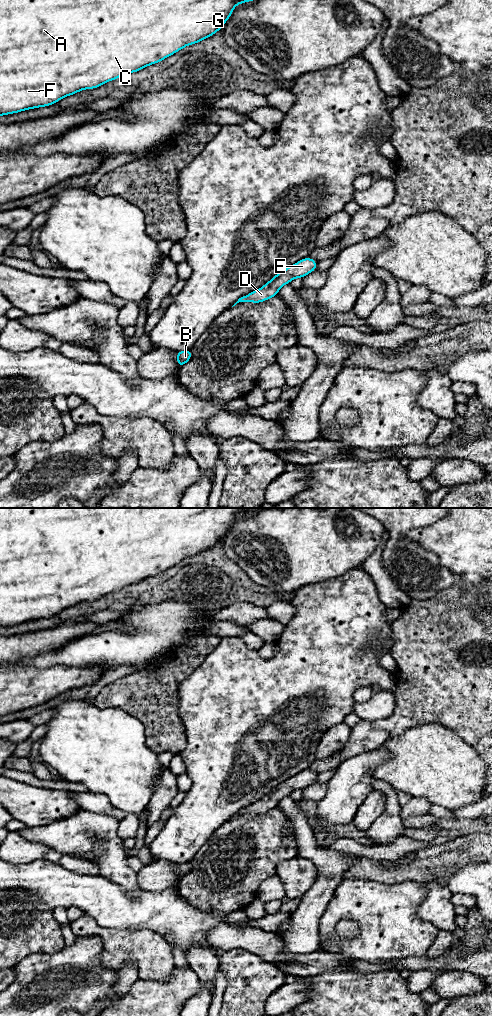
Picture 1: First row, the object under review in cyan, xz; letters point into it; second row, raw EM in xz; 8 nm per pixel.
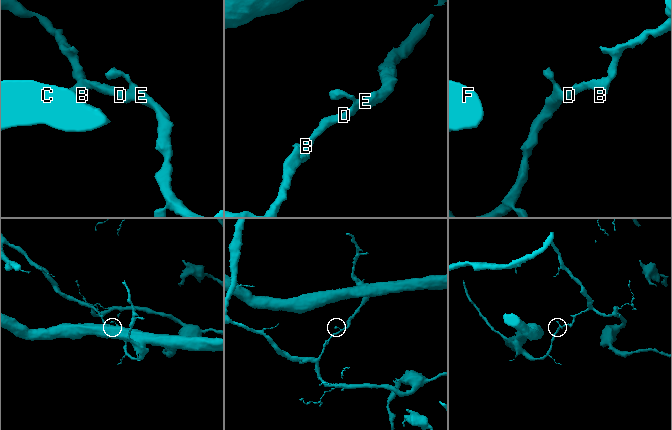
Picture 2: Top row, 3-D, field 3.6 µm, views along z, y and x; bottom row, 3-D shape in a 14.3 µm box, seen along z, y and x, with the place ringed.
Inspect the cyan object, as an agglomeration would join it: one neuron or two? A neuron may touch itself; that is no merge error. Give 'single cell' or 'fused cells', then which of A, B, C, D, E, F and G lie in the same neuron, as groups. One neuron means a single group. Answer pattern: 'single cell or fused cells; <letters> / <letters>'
fused cells; A C E F G / B D

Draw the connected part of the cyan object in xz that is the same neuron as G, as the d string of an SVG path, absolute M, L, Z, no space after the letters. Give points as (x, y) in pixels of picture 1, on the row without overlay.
M0 508L0 628L36 621L38 619L47 619L57 615L62 610L76 606L79 603L95 601L106 594L113 593L121 588L138 584L149 577L156 576L186 558L197 556L198 554L209 550L211 547L216 546L230 530L234 520L238 516L247 515L263 509L266 508Z

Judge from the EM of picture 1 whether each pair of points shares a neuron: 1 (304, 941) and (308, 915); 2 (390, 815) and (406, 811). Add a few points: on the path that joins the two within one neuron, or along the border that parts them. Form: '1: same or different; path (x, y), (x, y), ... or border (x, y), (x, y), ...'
1: same; path (304, 935), (304, 921)
2: different; border (400, 807), (402, 819)

